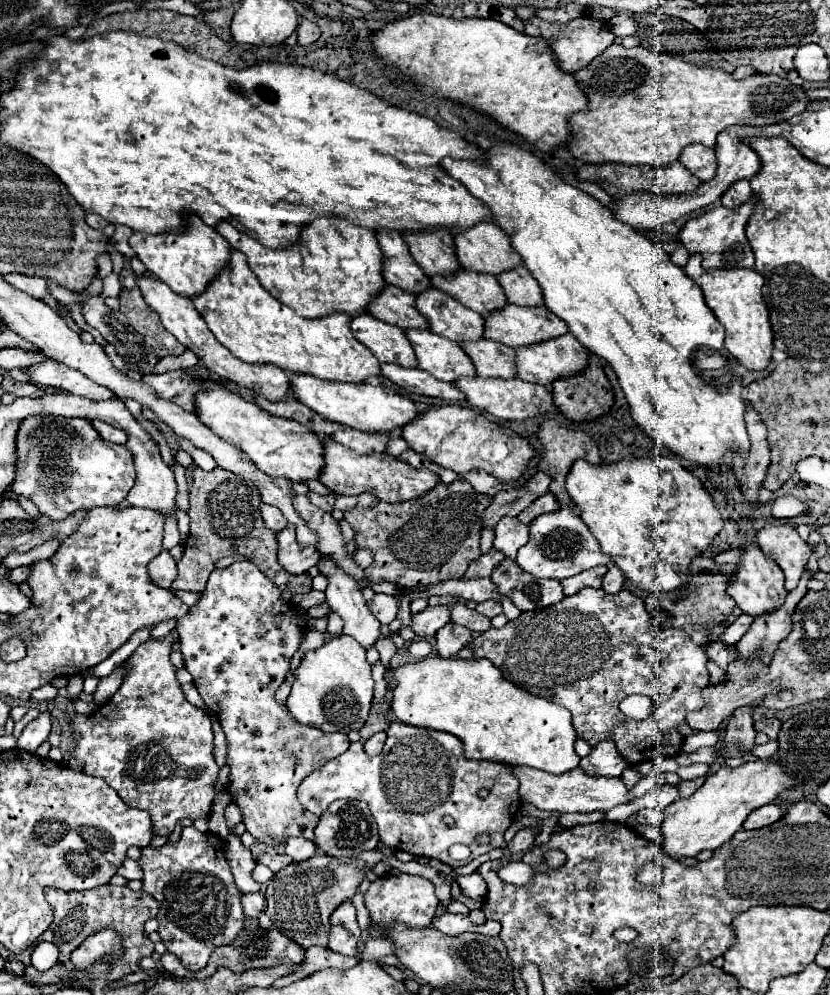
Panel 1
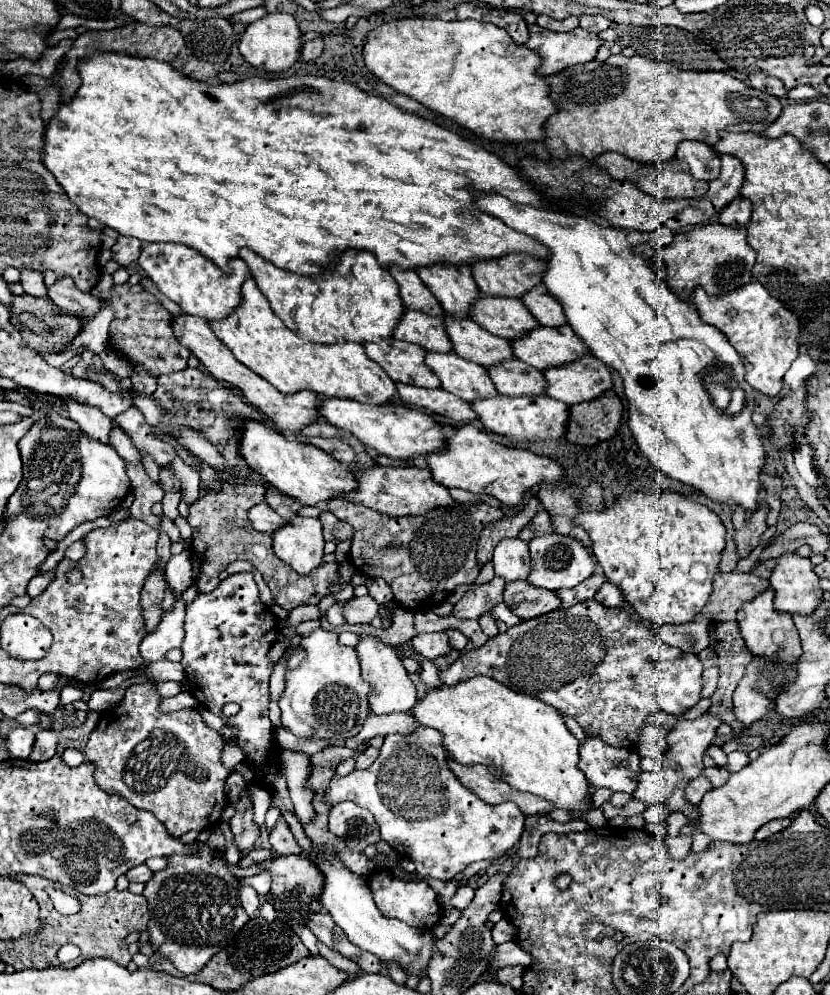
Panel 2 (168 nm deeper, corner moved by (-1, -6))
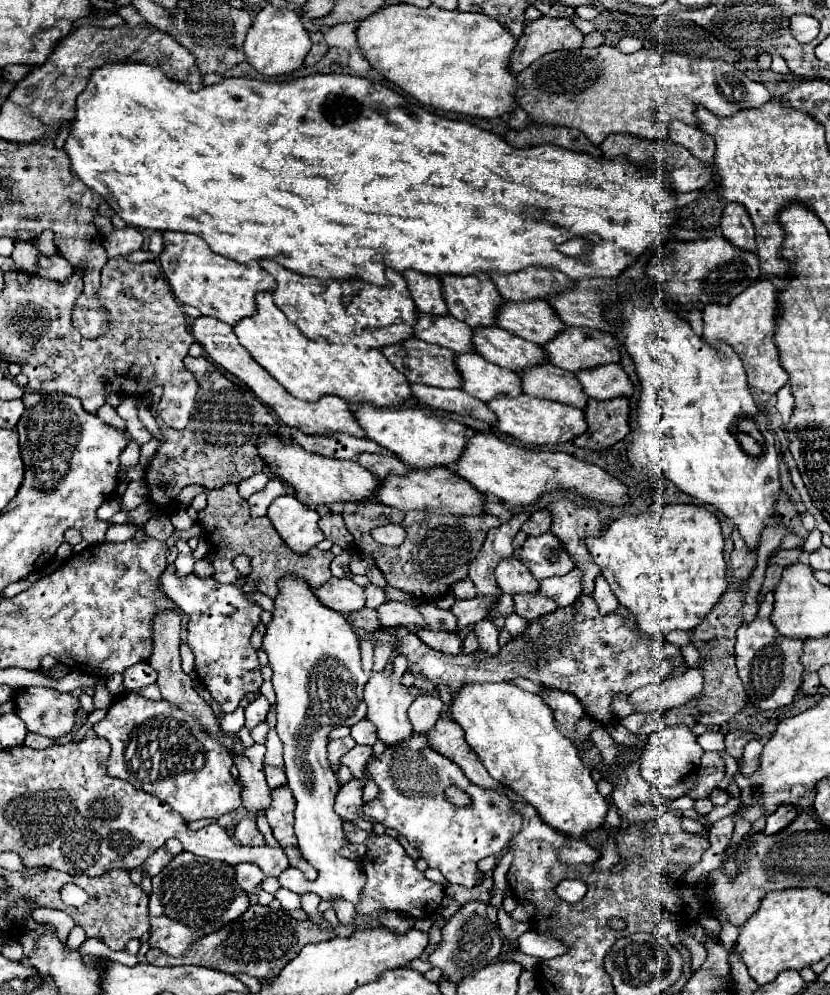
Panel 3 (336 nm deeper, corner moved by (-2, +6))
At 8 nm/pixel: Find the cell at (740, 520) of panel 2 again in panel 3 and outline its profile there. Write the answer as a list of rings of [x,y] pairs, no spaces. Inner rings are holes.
[[[732,532],[732,542],[734,542],[734,550],[730,554],[730,572],[734,578],[732,584],[734,588],[738,588],[738,586],[744,586],[746,580],[750,578],[756,564],[756,552],[748,552],[738,532]]]

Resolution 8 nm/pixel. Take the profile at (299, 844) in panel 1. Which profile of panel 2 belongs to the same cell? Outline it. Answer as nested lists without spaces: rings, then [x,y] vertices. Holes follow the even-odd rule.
[[[279,818],[277,826],[271,830],[269,834],[269,842],[275,848],[275,852],[279,856],[289,856],[289,854],[303,854],[303,848],[297,844],[293,832],[289,830],[289,826],[285,824],[283,818]]]

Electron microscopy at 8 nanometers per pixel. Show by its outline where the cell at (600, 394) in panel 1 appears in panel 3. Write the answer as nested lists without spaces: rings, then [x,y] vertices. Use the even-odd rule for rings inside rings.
[[[616,398],[616,400],[606,400],[606,402],[588,400],[588,408],[584,414],[586,414],[588,430],[586,434],[578,436],[572,442],[578,448],[606,450],[630,432],[628,398]]]

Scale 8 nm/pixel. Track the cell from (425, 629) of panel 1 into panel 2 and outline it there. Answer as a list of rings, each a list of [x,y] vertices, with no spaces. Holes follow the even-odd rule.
[[[419,632],[413,640],[411,646],[425,658],[435,660],[443,654],[447,654],[451,650],[449,640],[445,636],[445,632]]]

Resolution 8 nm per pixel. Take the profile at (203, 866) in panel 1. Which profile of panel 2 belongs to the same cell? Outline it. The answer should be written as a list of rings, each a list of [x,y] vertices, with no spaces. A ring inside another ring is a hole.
[[[195,842],[197,850],[191,856],[167,856],[167,866],[161,872],[155,872],[151,880],[145,884],[143,896],[149,902],[149,942],[151,946],[165,954],[179,972],[197,974],[205,968],[205,964],[225,948],[225,944],[247,924],[249,916],[239,904],[239,882],[227,870],[227,862],[221,854],[215,854],[209,844]]]

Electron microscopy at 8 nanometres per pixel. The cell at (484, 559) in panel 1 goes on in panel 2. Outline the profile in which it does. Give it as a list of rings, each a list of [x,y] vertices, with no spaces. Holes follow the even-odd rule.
[[[495,576],[487,584],[471,584],[467,594],[455,604],[453,614],[457,618],[479,618],[503,600],[503,586],[505,580],[501,576]]]

